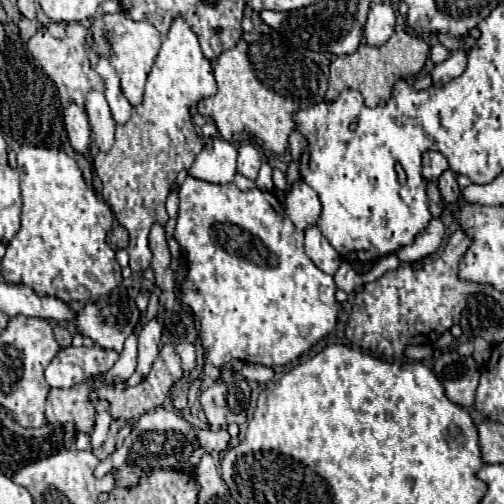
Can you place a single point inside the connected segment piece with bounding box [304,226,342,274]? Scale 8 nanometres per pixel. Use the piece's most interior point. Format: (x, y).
(318, 248)

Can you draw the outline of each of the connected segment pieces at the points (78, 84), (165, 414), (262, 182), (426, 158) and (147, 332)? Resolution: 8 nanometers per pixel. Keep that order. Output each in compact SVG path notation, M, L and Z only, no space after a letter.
M70 22L66 26L66 36L62 40L58 40L54 36L38 30L36 36L32 36L30 42L28 42L28 50L32 52L34 60L42 66L42 70L58 86L58 92L60 92L62 102L72 102L72 104L84 106L86 94L90 90L104 92L104 80L98 76L98 72L90 66L90 60L88 60L88 52L86 52L88 34L90 34L90 30L86 26L82 26L80 22Z
M156 408L154 412L144 414L138 420L136 430L130 432L130 436L124 440L122 448L118 448L116 452L108 454L106 458L100 460L100 464L94 470L96 478L102 478L106 472L110 472L112 468L118 468L118 486L134 486L136 478L144 476L142 468L144 466L154 466L154 468L178 468L178 470L188 470L192 472L192 466L186 464L186 456L190 450L202 446L206 450L214 450L214 452L224 452L230 444L230 434L226 428L214 432L214 430L198 430L194 428L190 422L186 422L182 416L178 416L178 412L174 410L166 410L166 408Z
M264 162L262 168L260 168L260 174L258 174L258 178L256 178L256 186L258 186L260 190L266 190L266 192L272 192L272 190L274 190L272 170L270 170L270 166L268 166L266 162Z
M428 150L422 156L422 176L426 180L436 180L448 168L448 160L438 150Z
M156 318L148 320L144 324L144 328L140 330L140 336L138 336L138 372L142 374L142 378L148 376L152 362L156 360L160 336L162 336L162 326Z

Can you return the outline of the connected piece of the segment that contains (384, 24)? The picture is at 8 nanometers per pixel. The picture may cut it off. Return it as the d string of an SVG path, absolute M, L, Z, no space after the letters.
M380 2L374 4L368 12L368 20L364 24L364 42L368 46L382 46L394 32L394 22L396 22L396 12L390 4Z

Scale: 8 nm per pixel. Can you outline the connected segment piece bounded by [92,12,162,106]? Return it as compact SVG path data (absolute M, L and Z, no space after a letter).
M124 12L118 14L102 14L92 24L92 38L94 38L94 50L98 56L104 56L110 60L112 68L116 70L120 78L120 86L124 96L132 106L138 106L142 102L144 94L144 82L146 76L158 56L162 34L148 22L134 22Z

